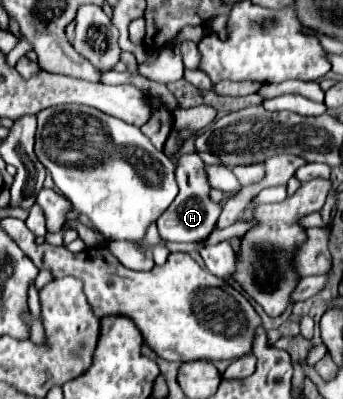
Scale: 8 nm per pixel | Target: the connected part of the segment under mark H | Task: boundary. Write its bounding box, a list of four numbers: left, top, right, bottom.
[158,154,220,242]

